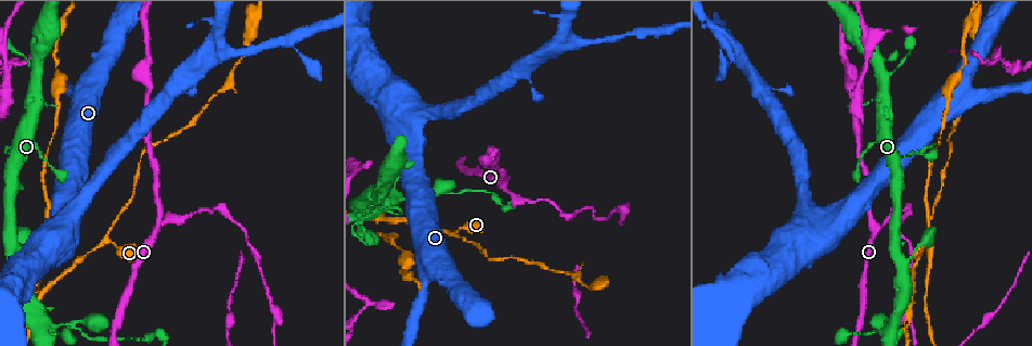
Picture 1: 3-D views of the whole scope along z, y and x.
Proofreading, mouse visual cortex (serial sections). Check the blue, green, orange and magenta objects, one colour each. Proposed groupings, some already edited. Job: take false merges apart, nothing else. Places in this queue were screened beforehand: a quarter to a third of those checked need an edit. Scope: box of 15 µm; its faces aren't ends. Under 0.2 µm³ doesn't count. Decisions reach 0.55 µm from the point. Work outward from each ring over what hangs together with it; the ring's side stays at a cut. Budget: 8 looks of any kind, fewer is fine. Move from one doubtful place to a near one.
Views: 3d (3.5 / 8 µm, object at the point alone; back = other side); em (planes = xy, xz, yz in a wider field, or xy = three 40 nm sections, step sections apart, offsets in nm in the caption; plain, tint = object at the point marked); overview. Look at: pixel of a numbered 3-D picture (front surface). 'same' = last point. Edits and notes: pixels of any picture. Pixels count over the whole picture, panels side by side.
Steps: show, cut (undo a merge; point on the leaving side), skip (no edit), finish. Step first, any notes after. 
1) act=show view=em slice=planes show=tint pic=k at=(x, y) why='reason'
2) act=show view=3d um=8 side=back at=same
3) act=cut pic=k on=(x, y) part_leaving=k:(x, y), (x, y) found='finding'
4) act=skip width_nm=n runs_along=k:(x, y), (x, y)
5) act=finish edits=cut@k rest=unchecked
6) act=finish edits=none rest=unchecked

act=show view=3d um=3.5 pic=1 at=(886, 77) why='two arms in line, one across'

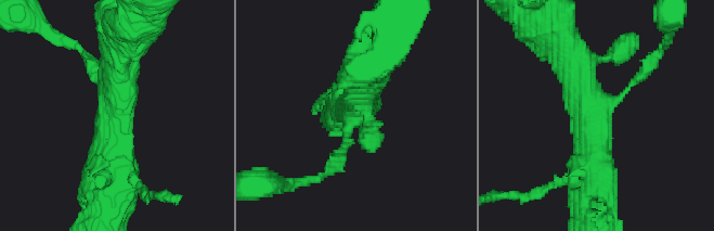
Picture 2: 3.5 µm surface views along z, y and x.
act=show view=em slice=xy step=1 show=tint pic=2 at=(595, 120) arms=3 arm_widths_nm=100,500,500 why='need the tissue'

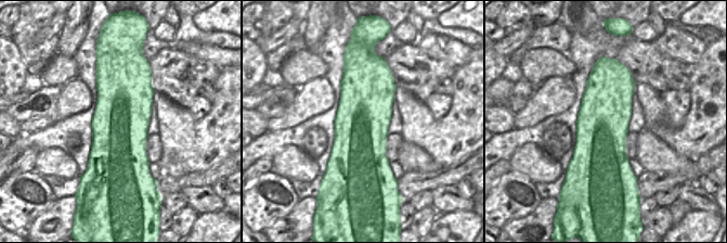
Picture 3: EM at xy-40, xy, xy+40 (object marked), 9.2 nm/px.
act=skip runs_along=2:(588, 191), (594, 118), (569, 51) found='one cell here'

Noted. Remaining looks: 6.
act=show view=3d um=3.5 side=back pic=1 at=(877, 230) why='two arms in line, one across'

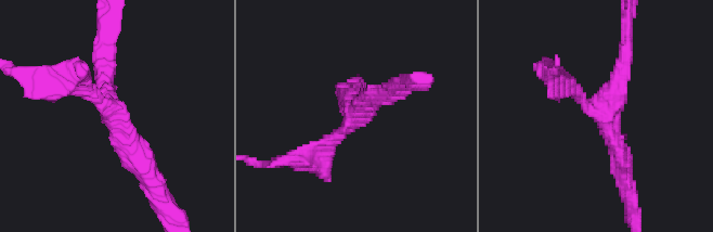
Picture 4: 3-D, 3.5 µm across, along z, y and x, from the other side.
act=show view=em slice=xy step=3 show=tint pic=4 at=(602, 115) arms=3 arm_widths_nm=200,250,300

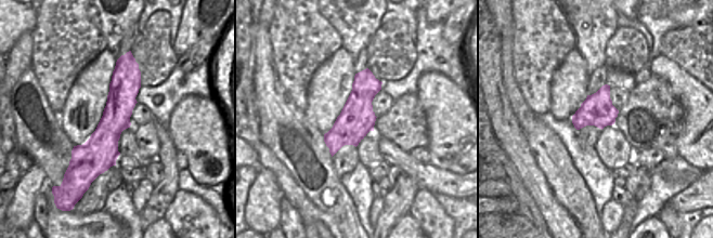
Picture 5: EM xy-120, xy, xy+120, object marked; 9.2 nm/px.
act=skip runs_along=4:(147, 172), (111, 115), (101, 49) found='one cell here'

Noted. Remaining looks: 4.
act=show view=3d um=3.5 pic=1 at=(453, 230) why='arms part here'

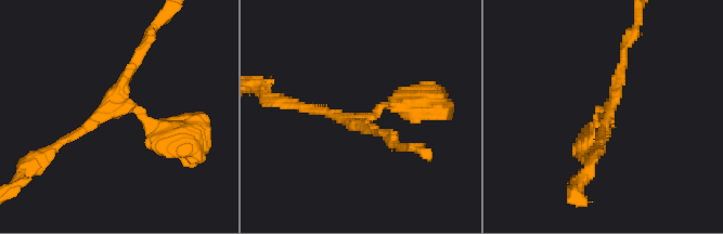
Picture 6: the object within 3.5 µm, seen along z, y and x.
act=show view=em slice=xy step=5 show=tint pic=6 at=(364, 119) why='now the EM'

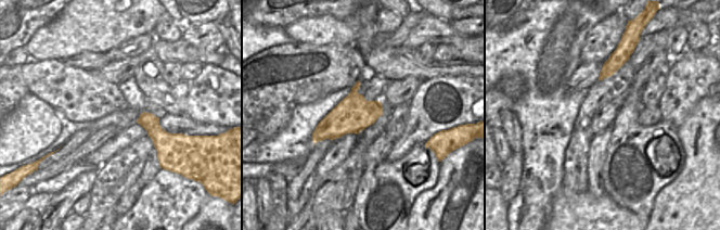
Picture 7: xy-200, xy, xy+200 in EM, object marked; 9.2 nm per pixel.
act=skip found='all the same cell'

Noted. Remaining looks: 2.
act=finish edits=none rest=unchecked

